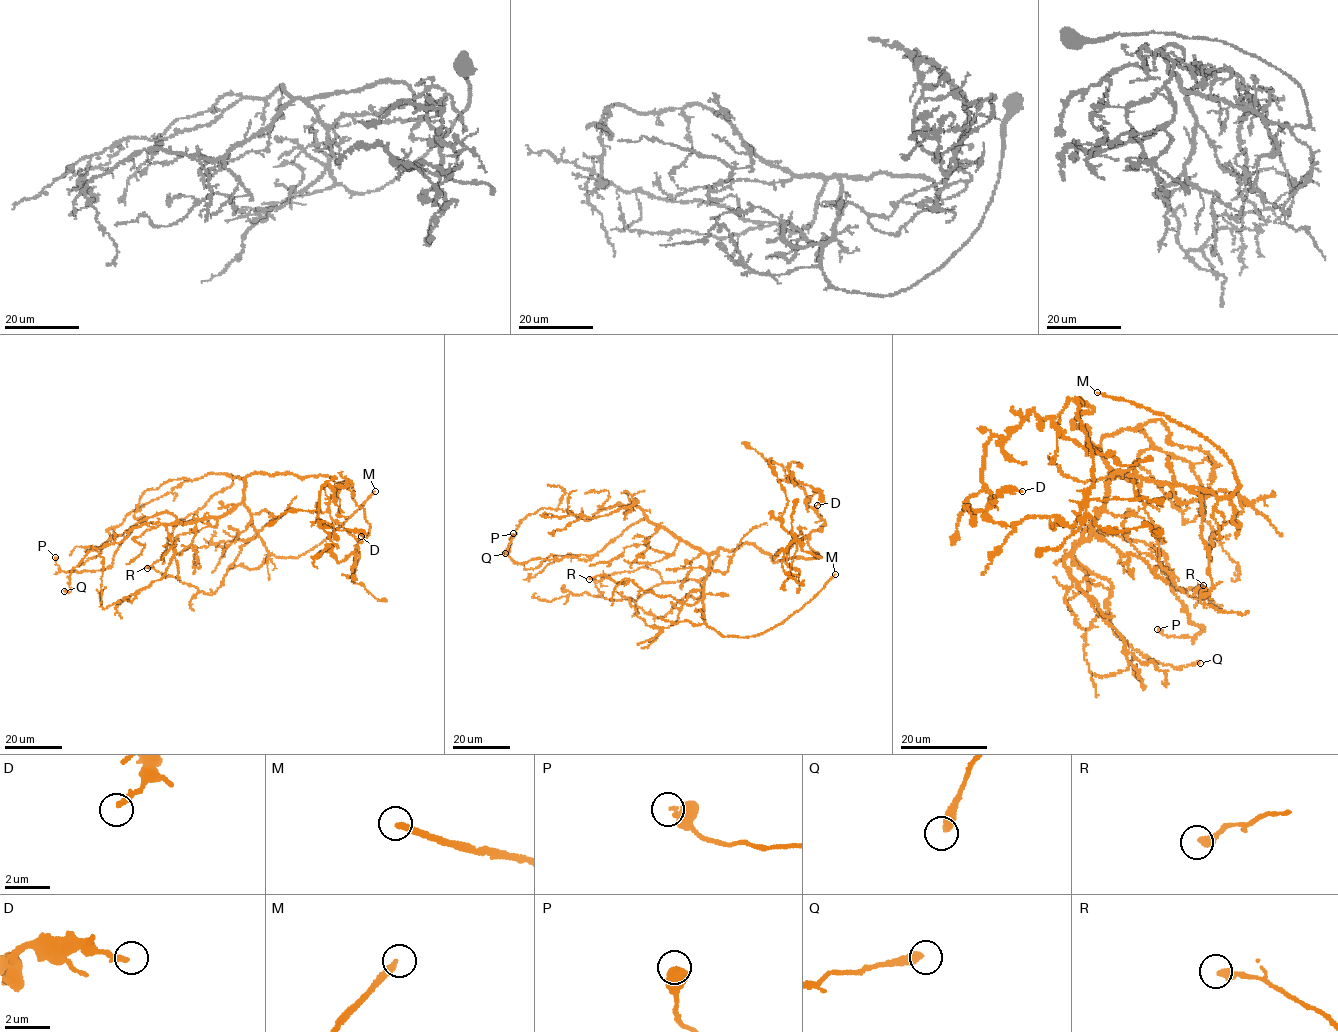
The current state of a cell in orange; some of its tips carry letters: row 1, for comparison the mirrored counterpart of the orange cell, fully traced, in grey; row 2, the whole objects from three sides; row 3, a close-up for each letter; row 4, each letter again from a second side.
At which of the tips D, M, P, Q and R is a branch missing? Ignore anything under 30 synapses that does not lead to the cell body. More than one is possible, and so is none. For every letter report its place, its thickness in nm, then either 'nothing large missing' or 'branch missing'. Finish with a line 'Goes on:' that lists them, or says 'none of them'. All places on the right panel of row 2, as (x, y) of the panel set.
D: at (1022, 491); 240 nm thick; nothing large missing
M: at (1097, 392); 280 nm thick; branch missing
P: at (1157, 629); 440 nm thick; nothing large missing
Q: at (1200, 663); 360 nm thick; nothing large missing
R: at (1203, 585); 360 nm thick; nothing large missing
Goes on: M

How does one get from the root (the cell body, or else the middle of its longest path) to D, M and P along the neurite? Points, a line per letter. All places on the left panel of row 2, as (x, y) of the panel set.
D: (252, 474), (349, 481), (322, 487), (317, 516), (361, 536)
M: (252, 474), (246, 478), (244, 504), (266, 549), (278, 557), (301, 556), (317, 546), (342, 526), (375, 491)
P: (252, 474), (242, 501), (220, 516), (185, 523), (166, 512), (136, 523), (105, 569), (60, 572), (55, 557)

